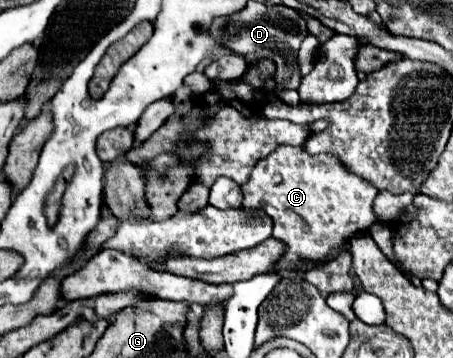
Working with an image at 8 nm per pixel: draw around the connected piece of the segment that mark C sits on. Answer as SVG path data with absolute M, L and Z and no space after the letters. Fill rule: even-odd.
M279 145L279 149L259 159L247 185L241 189L241 207L269 215L273 219L271 237L285 243L285 253L273 273L299 271L303 263L321 263L335 247L345 245L355 233L367 231L375 221L373 201L379 193L375 185L347 171L335 155L309 155L305 147L291 145Z

